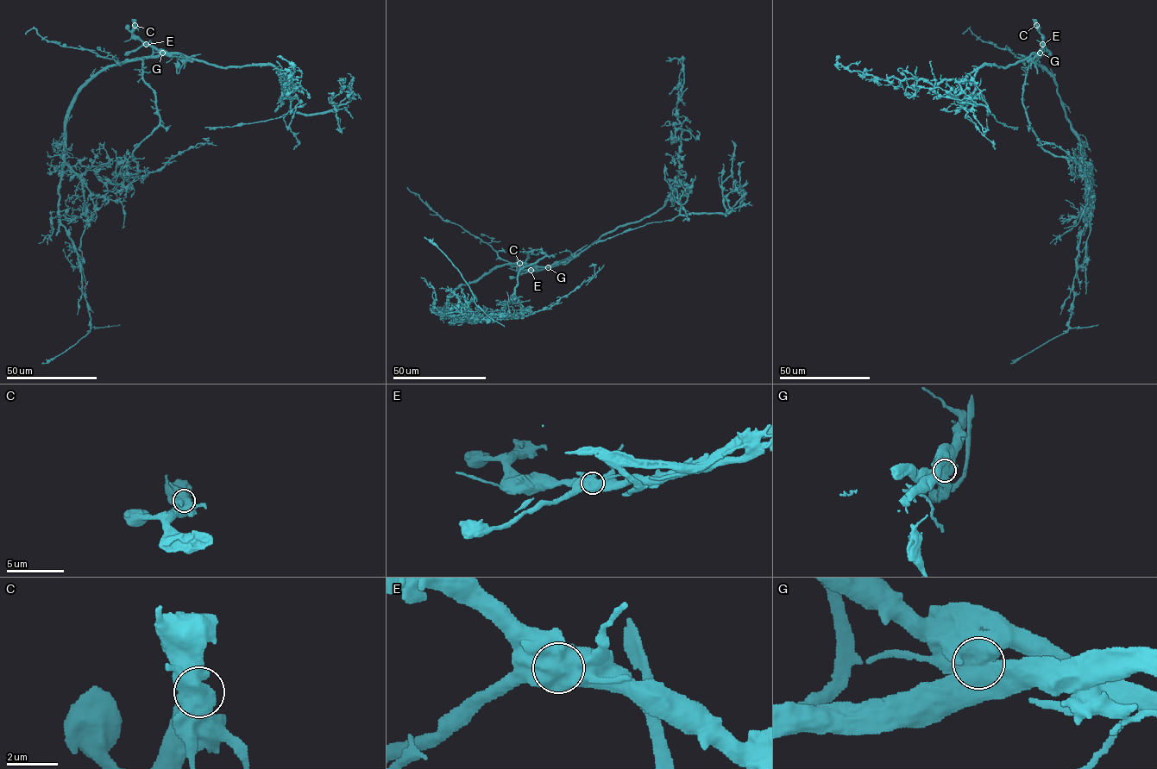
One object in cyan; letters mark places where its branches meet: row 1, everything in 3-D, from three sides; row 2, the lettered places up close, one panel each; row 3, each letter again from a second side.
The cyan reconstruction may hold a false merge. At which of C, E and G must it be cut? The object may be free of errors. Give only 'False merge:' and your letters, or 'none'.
False merge: G

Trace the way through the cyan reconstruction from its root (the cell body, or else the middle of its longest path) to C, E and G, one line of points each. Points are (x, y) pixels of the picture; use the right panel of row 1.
C: (1046, 70), (1037, 61), (1044, 48), (1042, 35), (1036, 25)
E: (1046, 70), (1037, 61), (1043, 53), (1042, 44)
G: (1046, 70), (1037, 61), (1040, 53)

